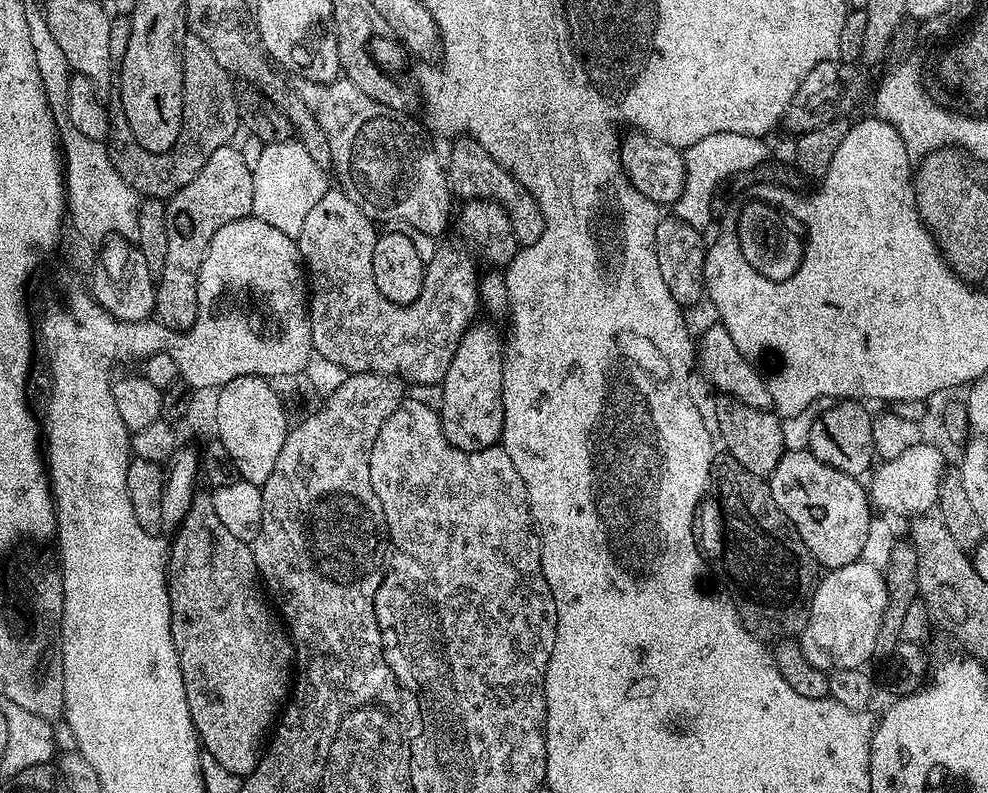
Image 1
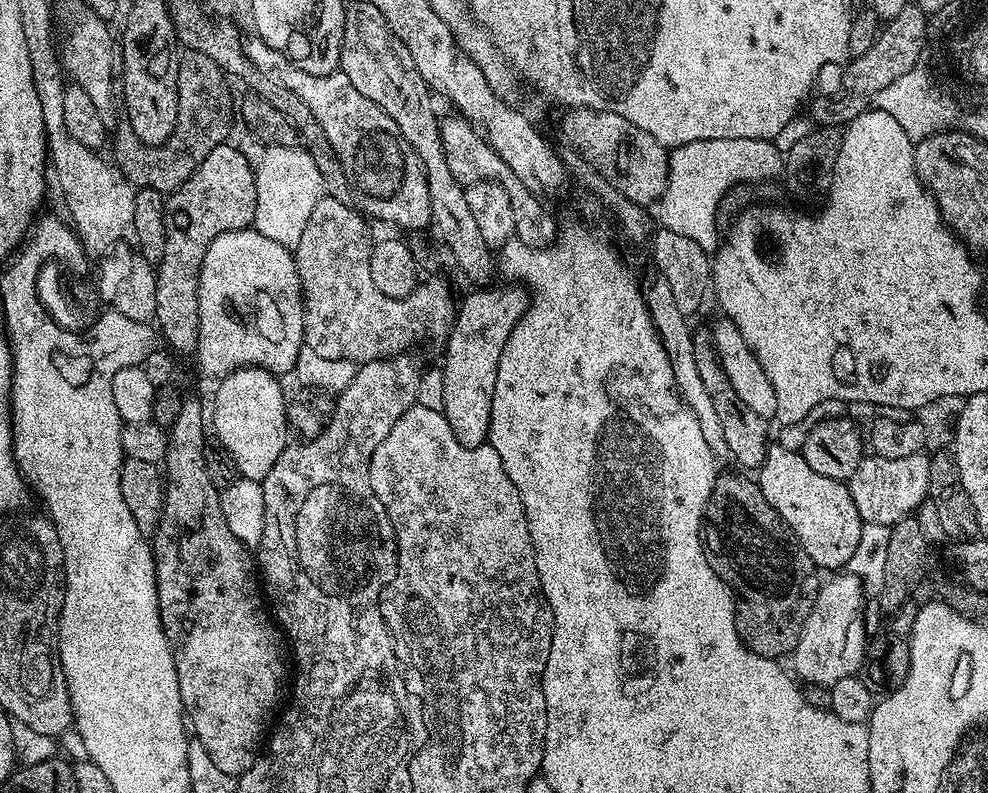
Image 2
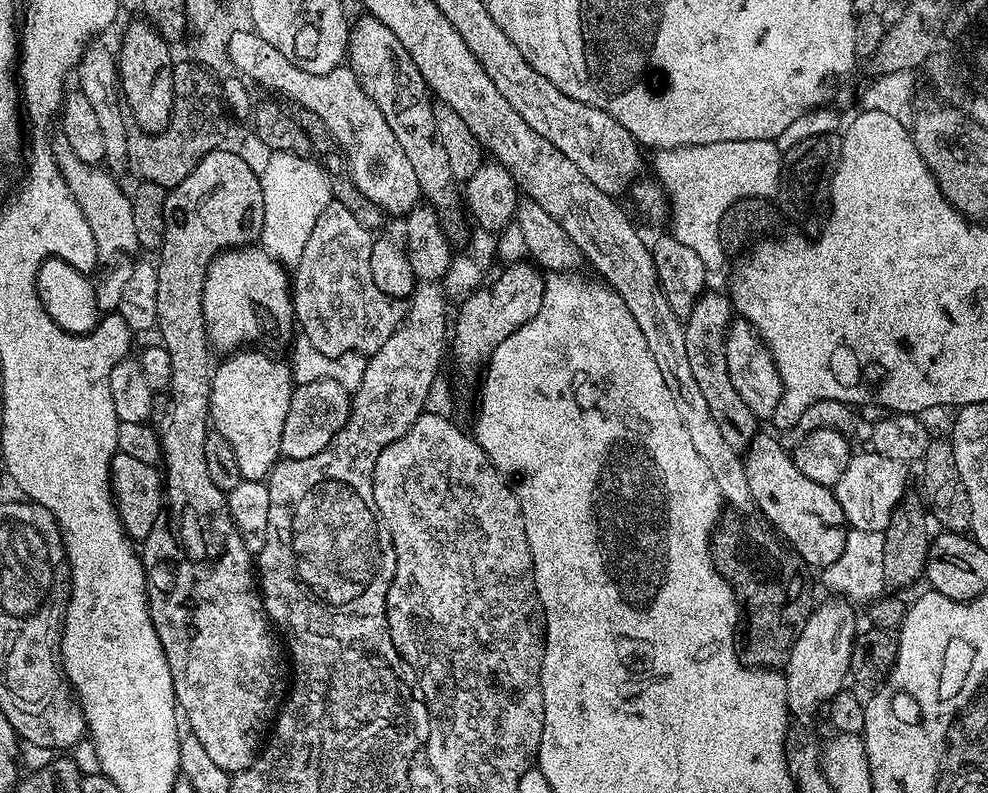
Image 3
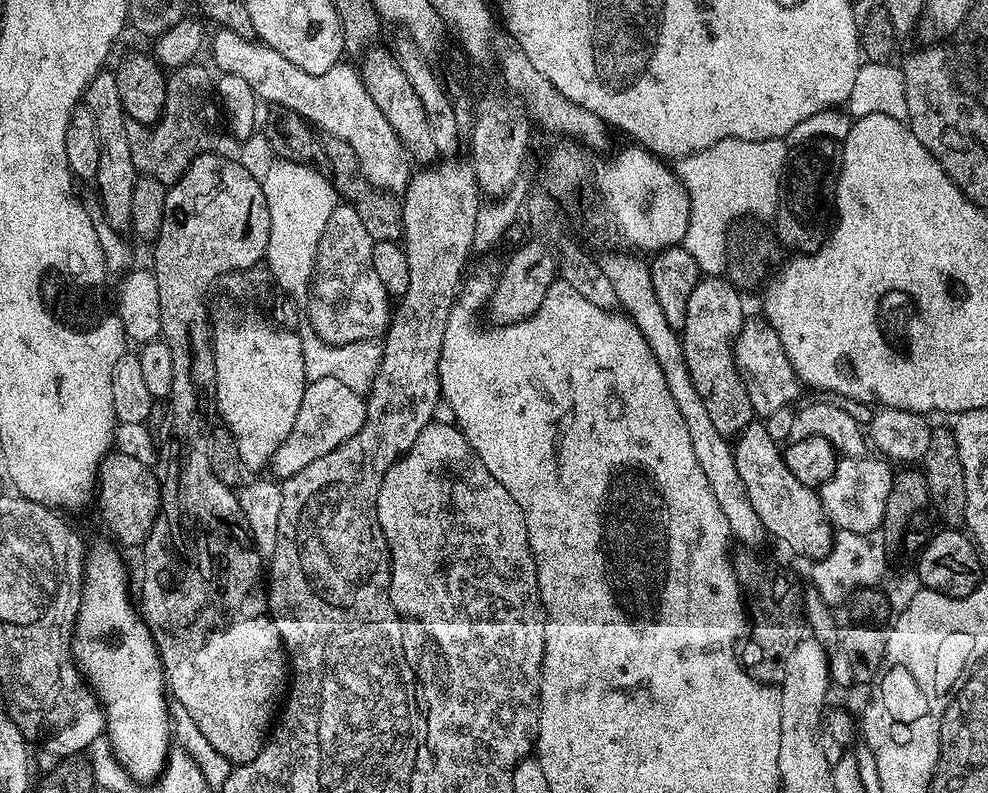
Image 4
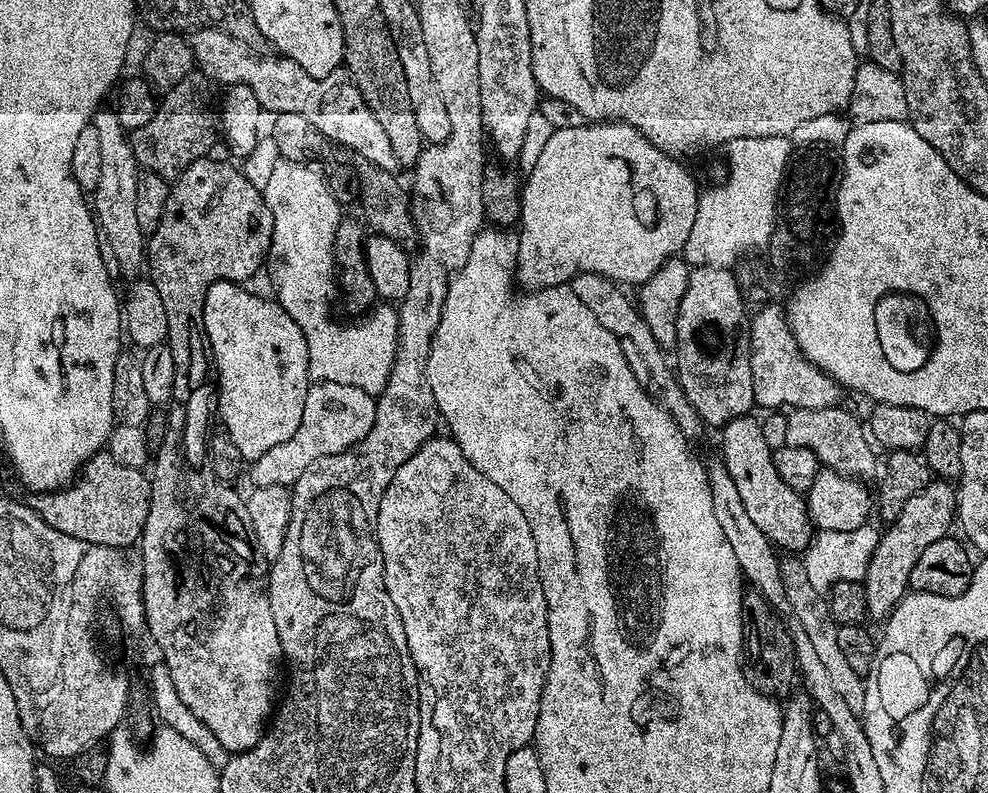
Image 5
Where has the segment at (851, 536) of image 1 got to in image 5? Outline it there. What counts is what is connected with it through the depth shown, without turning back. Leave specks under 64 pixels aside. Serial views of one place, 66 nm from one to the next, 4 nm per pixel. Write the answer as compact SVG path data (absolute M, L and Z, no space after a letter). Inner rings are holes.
M755 415L739 416L734 418L728 424L723 425L720 436L719 459L724 461L726 470L730 478L734 478L734 486L738 488L738 495L742 498L743 505L746 506L750 519L766 534L766 538L772 541L777 549L783 550L788 554L800 554L805 551L811 541L814 539L814 525L812 519L808 516L808 506L805 497L801 493L794 491L782 478L778 478L778 470L774 470L772 454L774 449L766 446L766 440L762 438L760 429L760 420Z

